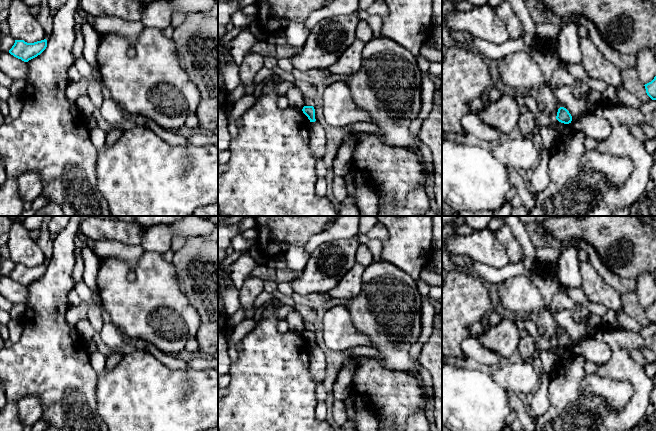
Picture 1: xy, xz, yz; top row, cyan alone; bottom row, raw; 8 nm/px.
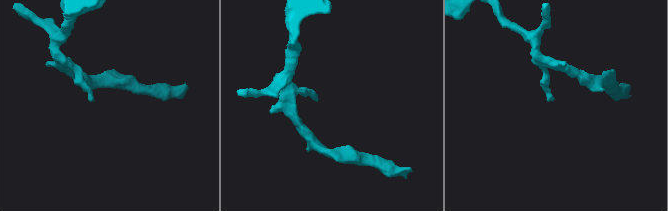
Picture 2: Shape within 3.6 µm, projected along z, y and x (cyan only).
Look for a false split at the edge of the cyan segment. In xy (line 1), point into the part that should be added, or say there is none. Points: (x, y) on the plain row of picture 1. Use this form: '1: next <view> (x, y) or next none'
1: next none

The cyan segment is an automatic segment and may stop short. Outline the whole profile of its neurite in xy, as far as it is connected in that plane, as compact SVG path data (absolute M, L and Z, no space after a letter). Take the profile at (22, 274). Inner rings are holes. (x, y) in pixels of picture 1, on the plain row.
M15 264L9 277L24 286L40 279L47 271L47 264L41 264L34 267L27 267L24 264Z

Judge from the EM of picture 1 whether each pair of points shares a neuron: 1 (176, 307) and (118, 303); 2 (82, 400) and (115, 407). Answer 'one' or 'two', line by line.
1: one
2: two

